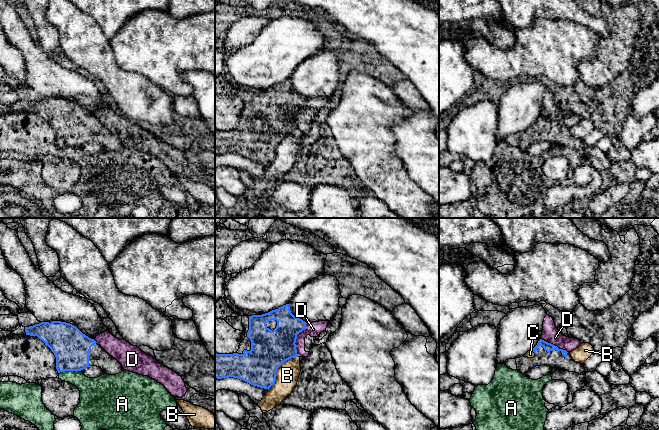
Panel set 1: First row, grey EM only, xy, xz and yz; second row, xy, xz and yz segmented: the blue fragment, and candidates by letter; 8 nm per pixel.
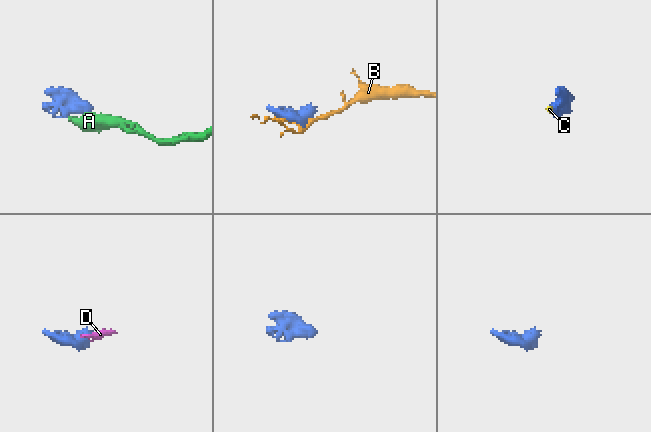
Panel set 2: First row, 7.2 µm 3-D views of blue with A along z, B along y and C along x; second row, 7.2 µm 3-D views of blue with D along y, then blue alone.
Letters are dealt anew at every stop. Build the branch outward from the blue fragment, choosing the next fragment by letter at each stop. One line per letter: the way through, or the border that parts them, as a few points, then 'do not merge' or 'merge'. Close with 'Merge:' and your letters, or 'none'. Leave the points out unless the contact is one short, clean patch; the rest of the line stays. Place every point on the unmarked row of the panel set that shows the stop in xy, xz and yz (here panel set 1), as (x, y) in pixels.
A: do not merge
B: do not merge
C: merge
D: do not merge
Merge: C

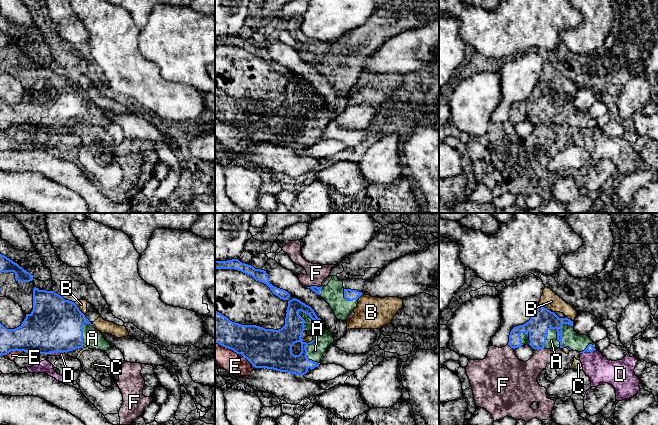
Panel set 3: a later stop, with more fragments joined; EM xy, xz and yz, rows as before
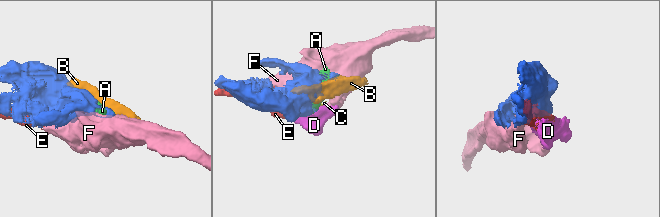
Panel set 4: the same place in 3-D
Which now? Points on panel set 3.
A: merge
B: do not merge
C: border along xz (312, 115), (308, 118), (302, 117); do not merge
D: do not merge
E: do not merge
F: border along xz (321, 61), (307, 63); do not merge
Merge: A

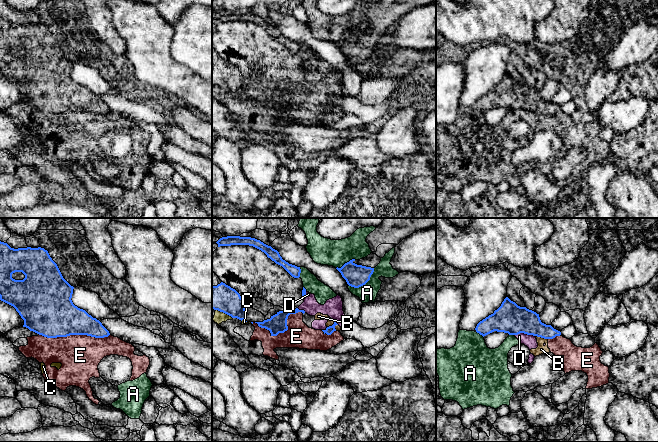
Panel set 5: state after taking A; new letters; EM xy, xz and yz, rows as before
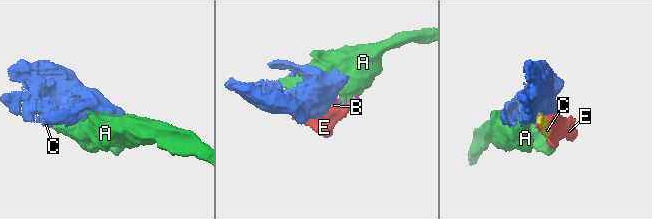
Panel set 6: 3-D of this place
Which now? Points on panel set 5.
A: border along xz (374, 44), (364, 60), (358, 63), (347, 60); do not merge
B: border along yz (535, 111), (547, 115); do not merge
C: border along xz (216, 85), (228, 90), (232, 94); do not merge
D: border along yz (514, 110), (526, 109), (534, 112); do not merge
E: do not merge
Merge: none

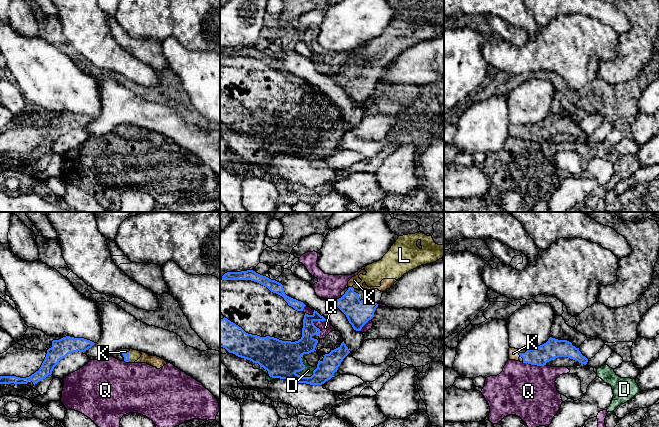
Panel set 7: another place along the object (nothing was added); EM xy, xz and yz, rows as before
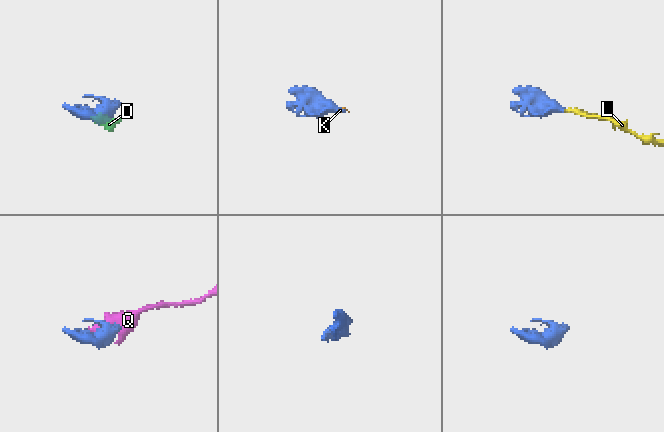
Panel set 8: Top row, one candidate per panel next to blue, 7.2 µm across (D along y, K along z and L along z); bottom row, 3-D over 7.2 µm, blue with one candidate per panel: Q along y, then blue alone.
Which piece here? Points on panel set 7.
D: do not merge
K: merge
L: merge
Q: border along xz (326, 96), (315, 96), (313, 98), (320, 107), (319, 111); do not merge
Merge: K, L

